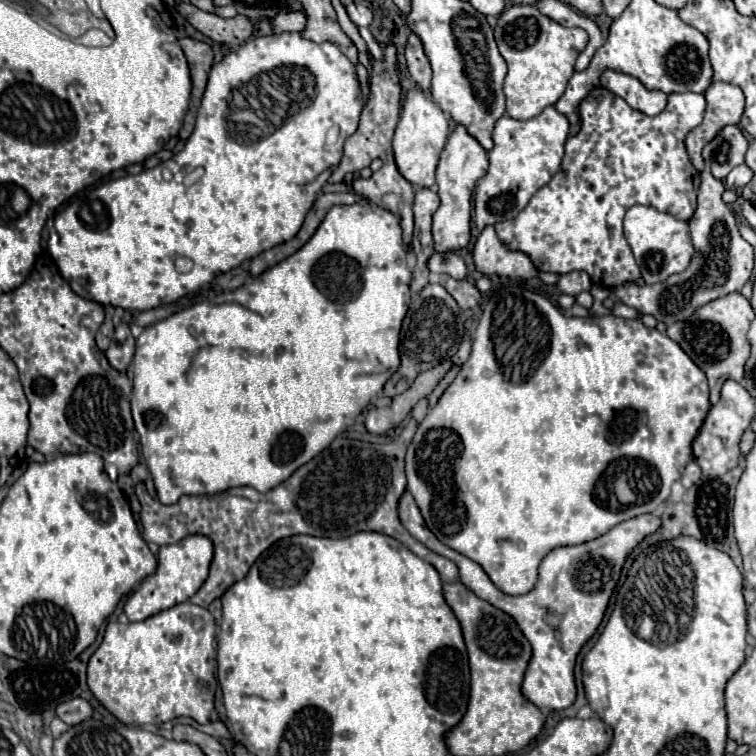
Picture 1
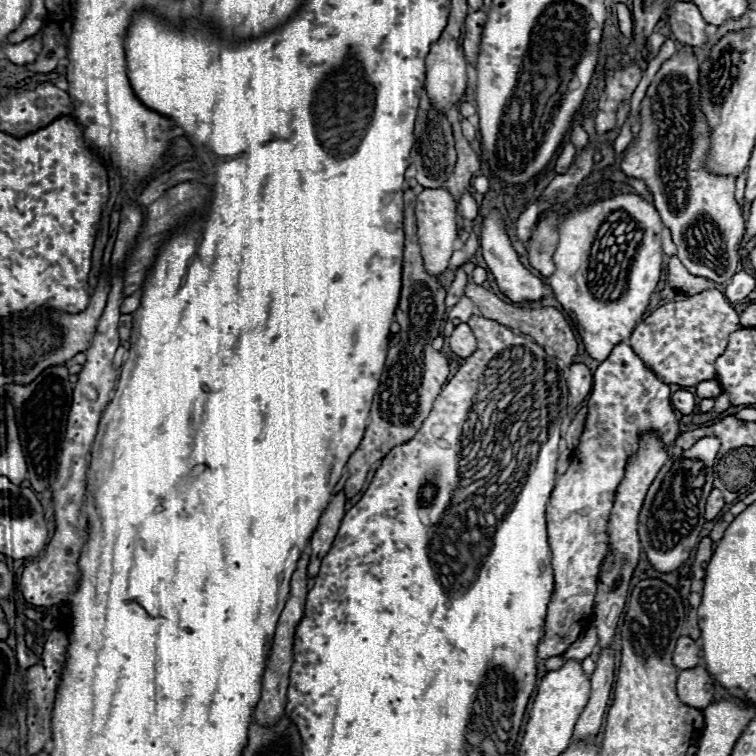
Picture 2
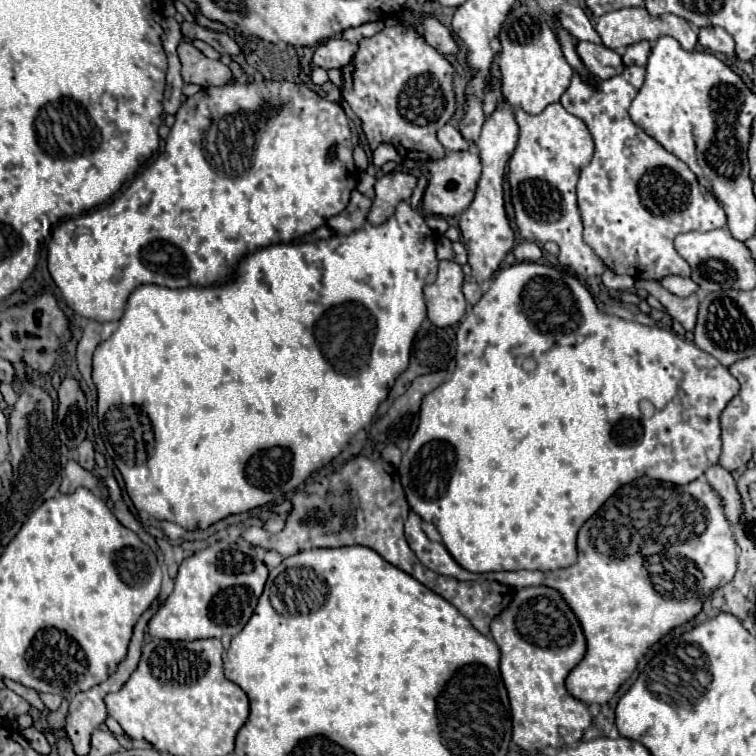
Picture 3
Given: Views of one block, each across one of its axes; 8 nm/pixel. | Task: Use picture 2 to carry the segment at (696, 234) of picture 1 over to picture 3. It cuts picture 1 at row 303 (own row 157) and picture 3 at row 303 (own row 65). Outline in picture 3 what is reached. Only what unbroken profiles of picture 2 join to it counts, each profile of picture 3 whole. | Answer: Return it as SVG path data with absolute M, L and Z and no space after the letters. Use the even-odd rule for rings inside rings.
M646 282L646 290L654 298L658 298L668 310L668 314L674 320L678 320L686 330L692 330L696 326L696 316L698 316L698 296L696 294L692 294L690 298L678 298L670 294L668 290L664 290L660 282Z

